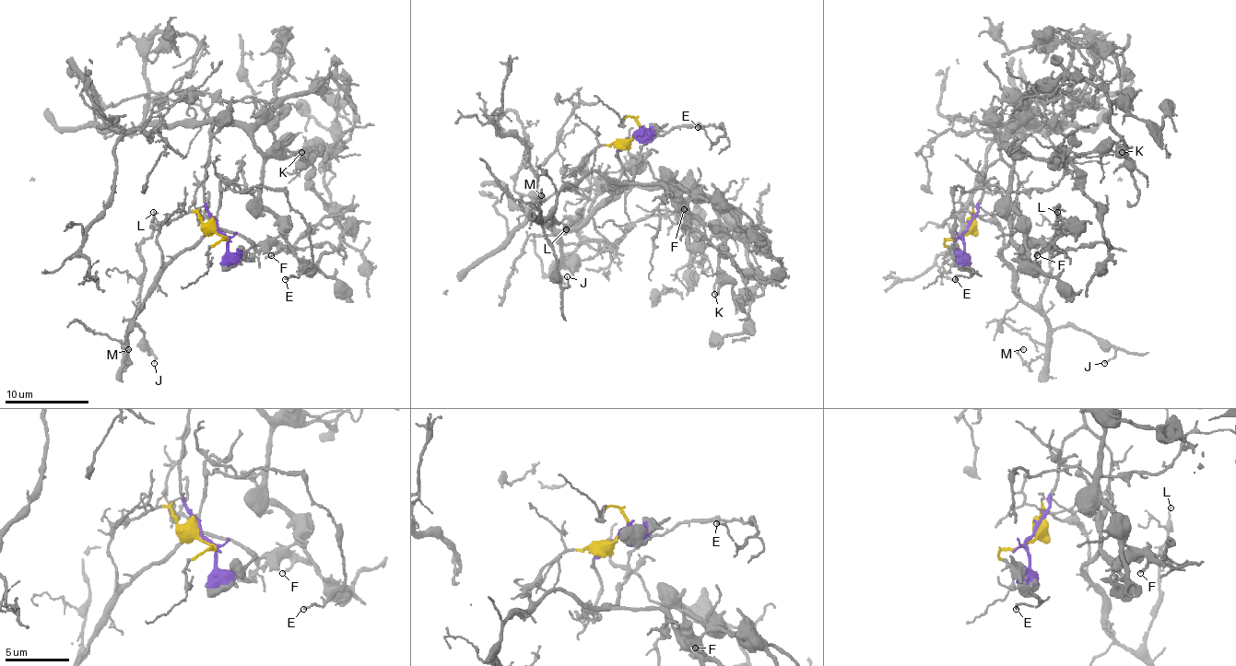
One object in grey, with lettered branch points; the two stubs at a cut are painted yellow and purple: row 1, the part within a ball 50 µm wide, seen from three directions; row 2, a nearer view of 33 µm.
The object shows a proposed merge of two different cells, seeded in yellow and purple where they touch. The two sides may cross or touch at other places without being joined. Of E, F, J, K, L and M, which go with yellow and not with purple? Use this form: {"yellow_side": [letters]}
{"yellow_side": ["E", "J", "L", "M"]}

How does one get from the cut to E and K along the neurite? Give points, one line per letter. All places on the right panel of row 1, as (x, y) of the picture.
E: (965, 232), (973, 211), (991, 220), (1007, 262), (1009, 203), (955, 186), (970, 272), (955, 278)
K: (965, 232), (978, 211), (984, 174), (999, 157), (999, 130), (1009, 122), (1011, 153), (1042, 159), (1123, 153)

